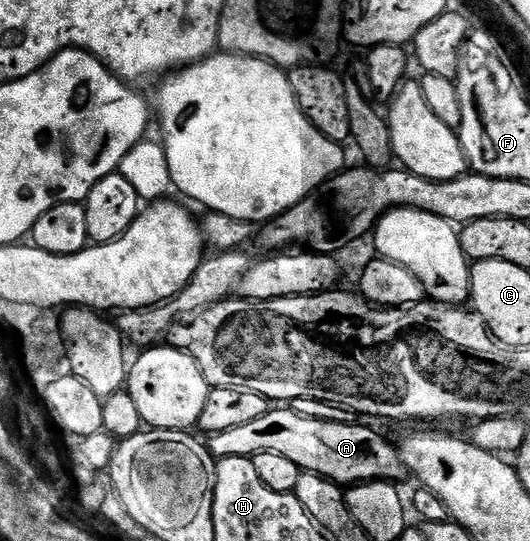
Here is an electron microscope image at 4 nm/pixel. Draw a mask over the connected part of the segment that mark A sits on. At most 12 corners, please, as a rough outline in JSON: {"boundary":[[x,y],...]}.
{"boundary":[[289,406],[211,435],[211,456],[281,454],[343,486],[398,482],[401,451],[360,422]]}

